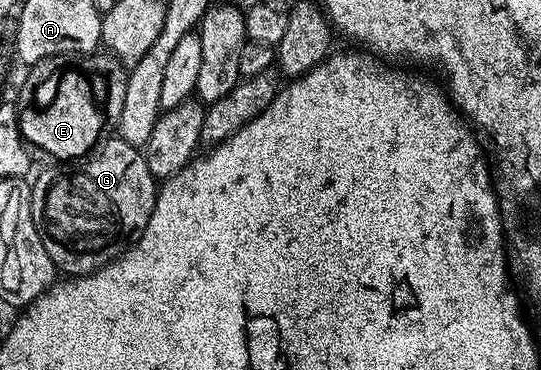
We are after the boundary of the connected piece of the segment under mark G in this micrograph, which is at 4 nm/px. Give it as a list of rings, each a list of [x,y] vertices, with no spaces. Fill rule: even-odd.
[[[109,138],[100,145],[98,154],[90,154],[76,162],[61,162],[57,168],[41,172],[31,184],[33,201],[33,221],[39,238],[51,258],[54,269],[66,277],[86,276],[98,272],[105,264],[110,264],[145,232],[147,222],[153,213],[157,201],[158,181],[153,179],[151,170],[147,170],[145,153],[136,144],[128,144],[120,138]]]

